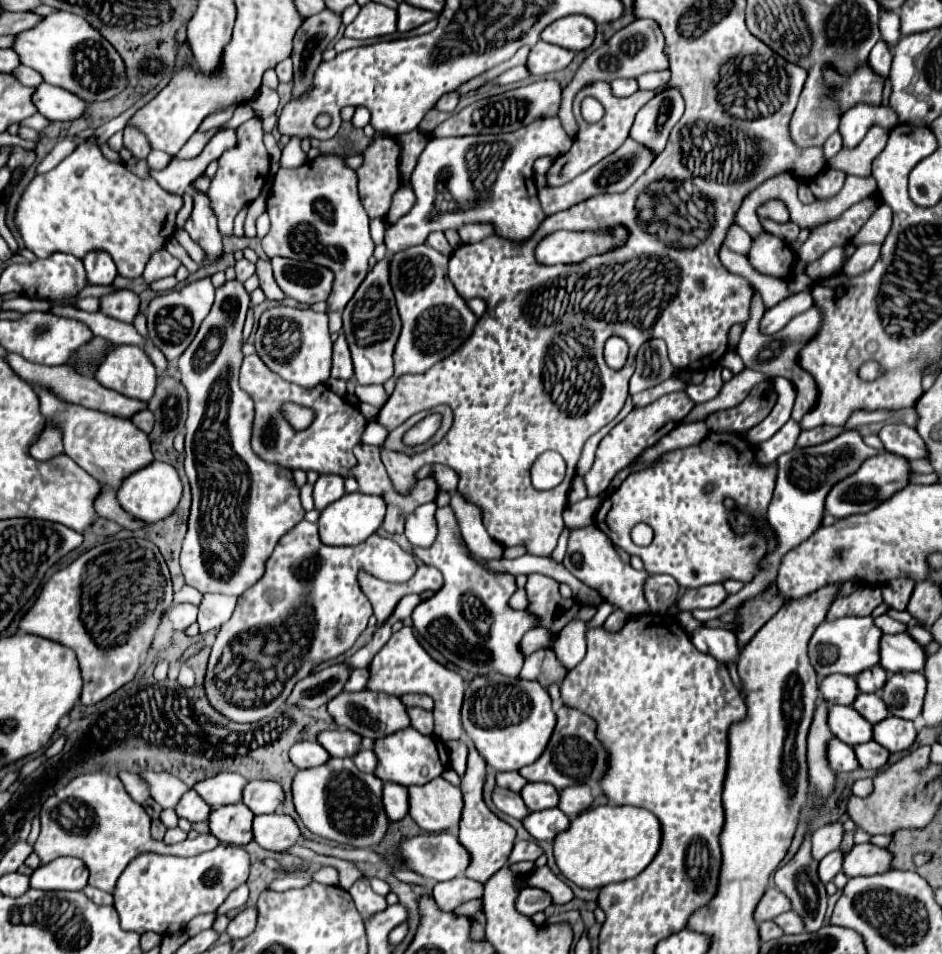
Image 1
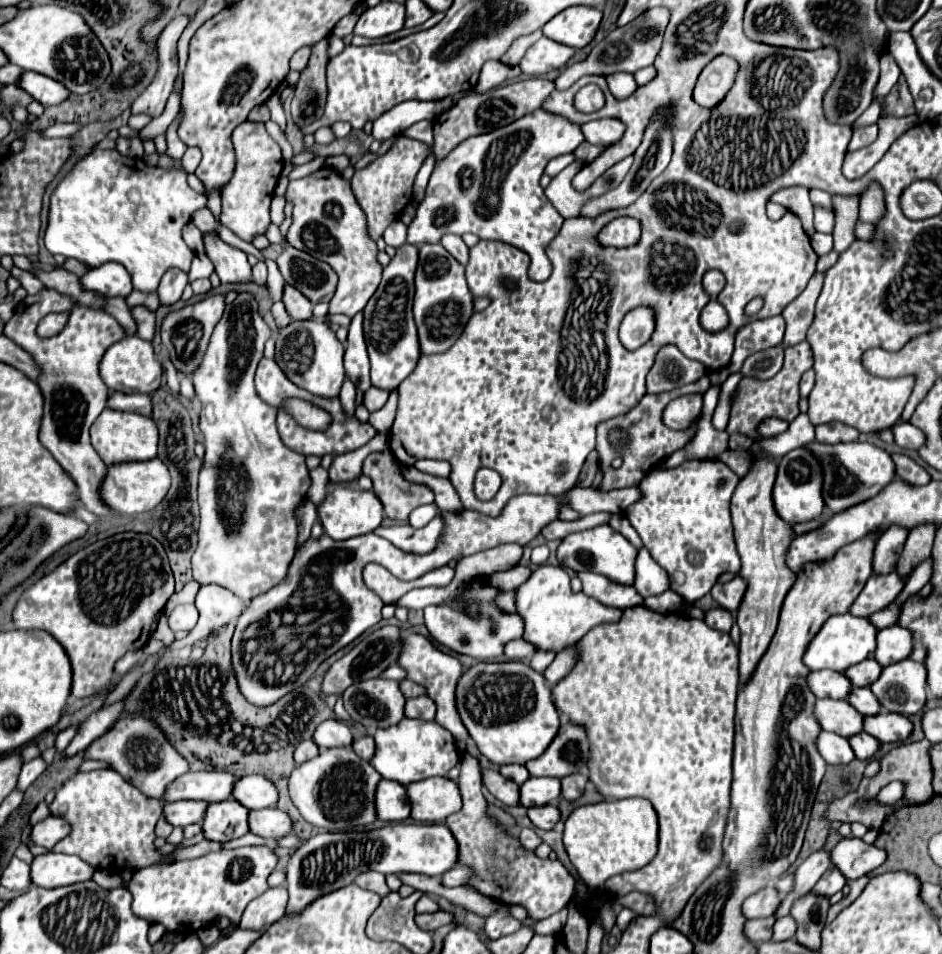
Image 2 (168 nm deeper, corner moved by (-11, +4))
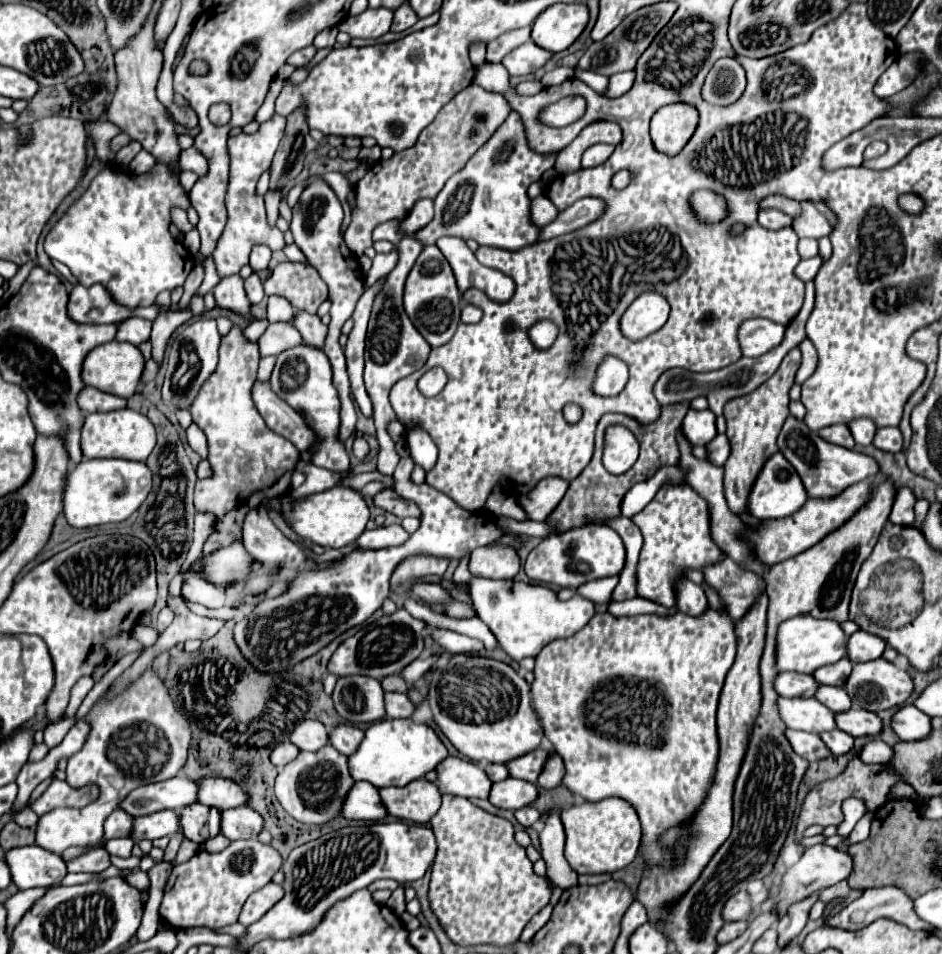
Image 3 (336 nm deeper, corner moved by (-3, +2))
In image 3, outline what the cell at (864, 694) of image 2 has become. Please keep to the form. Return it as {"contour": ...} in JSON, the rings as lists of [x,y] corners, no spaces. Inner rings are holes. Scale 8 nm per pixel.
{"contour":[[[820,685],[814,693],[814,697],[826,705],[828,709],[832,709],[834,713],[840,711],[848,711],[850,709],[850,697],[846,697],[846,691],[842,687],[830,687],[830,685]]]}

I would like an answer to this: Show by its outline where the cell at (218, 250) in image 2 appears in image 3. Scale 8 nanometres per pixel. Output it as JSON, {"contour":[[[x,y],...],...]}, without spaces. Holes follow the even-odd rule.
{"contour":[[[240,275],[234,277],[226,277],[222,279],[216,287],[214,287],[214,297],[216,297],[216,305],[220,309],[230,309],[250,321],[254,321],[256,317],[250,311],[250,301],[246,297],[244,291],[244,281],[240,279]]]}

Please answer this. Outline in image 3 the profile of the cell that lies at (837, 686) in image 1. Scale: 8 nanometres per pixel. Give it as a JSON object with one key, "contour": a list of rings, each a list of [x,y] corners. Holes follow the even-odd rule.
{"contour":[[[778,673],[774,679],[774,691],[780,697],[814,697],[816,687],[814,677],[804,673]]]}

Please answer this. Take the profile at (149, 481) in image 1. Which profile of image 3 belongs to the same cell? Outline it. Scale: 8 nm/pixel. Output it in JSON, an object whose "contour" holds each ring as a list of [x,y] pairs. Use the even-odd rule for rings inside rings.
{"contour":[[[84,459],[70,467],[64,481],[62,503],[64,517],[70,527],[98,527],[106,523],[120,523],[128,519],[150,493],[152,477],[144,463],[124,459]]]}

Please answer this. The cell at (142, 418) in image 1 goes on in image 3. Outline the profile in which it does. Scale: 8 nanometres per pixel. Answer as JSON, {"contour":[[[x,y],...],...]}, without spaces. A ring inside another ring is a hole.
{"contour":[[[86,387],[78,393],[78,407],[82,409],[82,413],[94,413],[94,411],[116,411],[126,407],[126,399],[104,393],[100,389],[94,387]]]}

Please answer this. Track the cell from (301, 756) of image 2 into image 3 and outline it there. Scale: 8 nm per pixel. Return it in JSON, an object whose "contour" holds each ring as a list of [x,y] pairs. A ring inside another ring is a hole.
{"contour":[[[288,741],[286,743],[280,743],[278,747],[274,747],[274,751],[270,753],[270,761],[278,767],[278,769],[282,769],[286,763],[290,763],[296,755],[300,753],[300,749],[296,747],[296,745],[290,745]]]}

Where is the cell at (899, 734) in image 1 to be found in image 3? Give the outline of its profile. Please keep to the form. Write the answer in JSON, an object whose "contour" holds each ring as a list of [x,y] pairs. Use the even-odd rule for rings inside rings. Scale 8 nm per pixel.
{"contour":[[[850,709],[844,713],[836,713],[836,727],[852,737],[862,735],[878,735],[882,729],[882,721],[872,711],[862,709]]]}

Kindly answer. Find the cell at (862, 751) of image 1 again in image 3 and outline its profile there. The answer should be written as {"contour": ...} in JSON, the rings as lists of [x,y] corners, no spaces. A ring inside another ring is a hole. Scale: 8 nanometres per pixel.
{"contour":[[[832,729],[826,733],[820,733],[820,739],[826,743],[826,747],[834,755],[844,755],[854,747],[854,739],[848,733],[842,733],[840,729]]]}

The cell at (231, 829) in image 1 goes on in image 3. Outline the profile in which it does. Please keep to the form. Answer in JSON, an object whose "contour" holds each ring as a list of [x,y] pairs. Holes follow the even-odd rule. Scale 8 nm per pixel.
{"contour":[[[200,803],[186,805],[180,811],[180,827],[190,841],[202,845],[220,833],[220,811],[204,807]]]}

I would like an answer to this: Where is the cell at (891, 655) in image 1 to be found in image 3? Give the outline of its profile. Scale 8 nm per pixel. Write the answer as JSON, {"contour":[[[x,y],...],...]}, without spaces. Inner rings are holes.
{"contour":[[[856,631],[846,641],[846,657],[852,663],[878,659],[884,649],[886,649],[886,643],[880,637],[874,637],[872,633],[866,633],[866,631]]]}

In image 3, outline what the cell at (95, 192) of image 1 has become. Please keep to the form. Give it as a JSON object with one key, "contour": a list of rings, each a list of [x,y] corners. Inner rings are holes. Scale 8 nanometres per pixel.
{"contour":[[[106,165],[92,181],[90,189],[82,195],[82,199],[78,199],[58,221],[58,225],[54,225],[52,233],[44,241],[44,249],[50,259],[64,263],[80,285],[90,287],[100,283],[108,289],[116,303],[128,309],[150,307],[160,291],[182,287],[194,267],[190,251],[168,231],[170,209],[174,205],[188,209],[190,201],[184,189],[178,185],[178,179],[166,169],[166,165],[156,165],[154,175],[126,175],[116,165]]]}

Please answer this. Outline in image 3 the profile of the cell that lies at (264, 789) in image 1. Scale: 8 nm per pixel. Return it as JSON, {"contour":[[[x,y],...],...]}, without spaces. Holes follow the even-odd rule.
{"contour":[[[202,777],[196,779],[196,785],[198,785],[198,803],[210,805],[218,811],[240,807],[246,803],[246,791],[234,781],[226,781],[222,777]]]}

